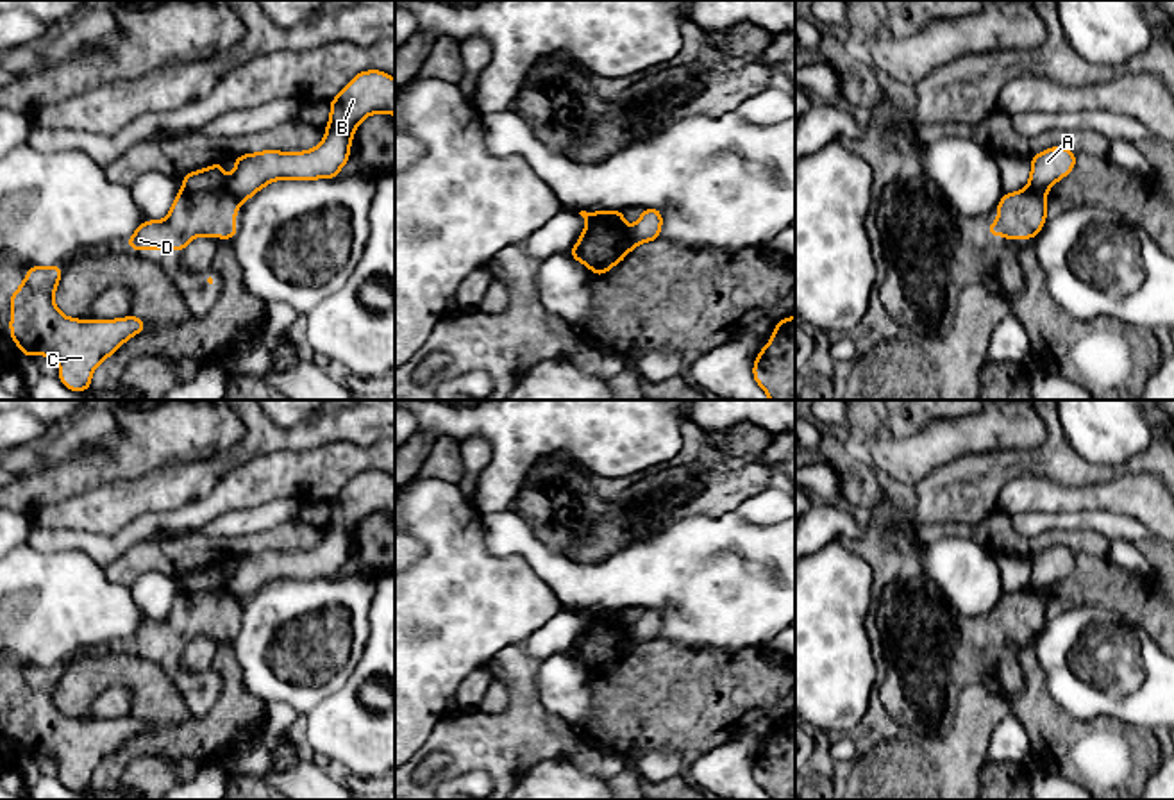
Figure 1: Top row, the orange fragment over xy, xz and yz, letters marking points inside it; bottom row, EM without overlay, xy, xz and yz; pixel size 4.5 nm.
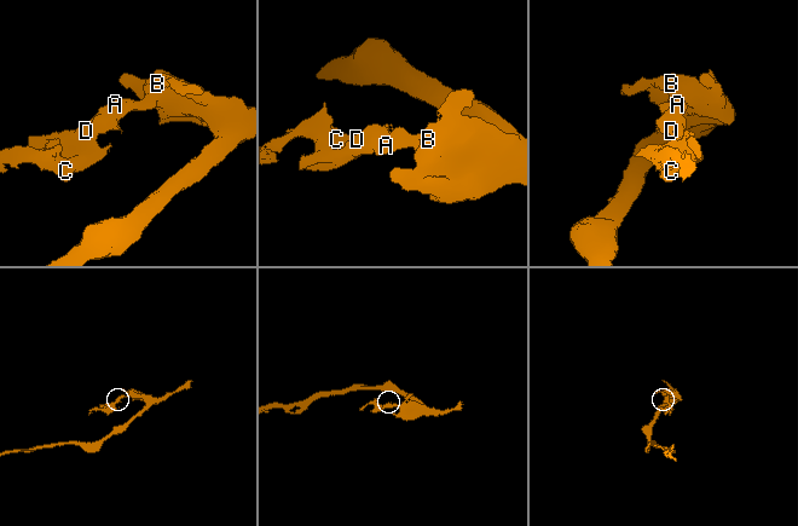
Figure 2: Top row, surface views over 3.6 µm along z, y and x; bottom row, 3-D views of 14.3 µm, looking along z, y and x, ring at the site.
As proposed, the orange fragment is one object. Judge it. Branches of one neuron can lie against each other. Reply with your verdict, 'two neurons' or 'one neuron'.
two neurons

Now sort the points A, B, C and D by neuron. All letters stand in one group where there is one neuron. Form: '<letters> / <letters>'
A B / C D

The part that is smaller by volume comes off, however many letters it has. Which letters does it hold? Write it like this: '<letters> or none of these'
C, D

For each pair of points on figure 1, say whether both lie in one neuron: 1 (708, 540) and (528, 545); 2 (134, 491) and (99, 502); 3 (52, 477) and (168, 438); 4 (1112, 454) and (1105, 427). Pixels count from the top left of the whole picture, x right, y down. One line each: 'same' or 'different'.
1: same
2: same
3: same
4: same

